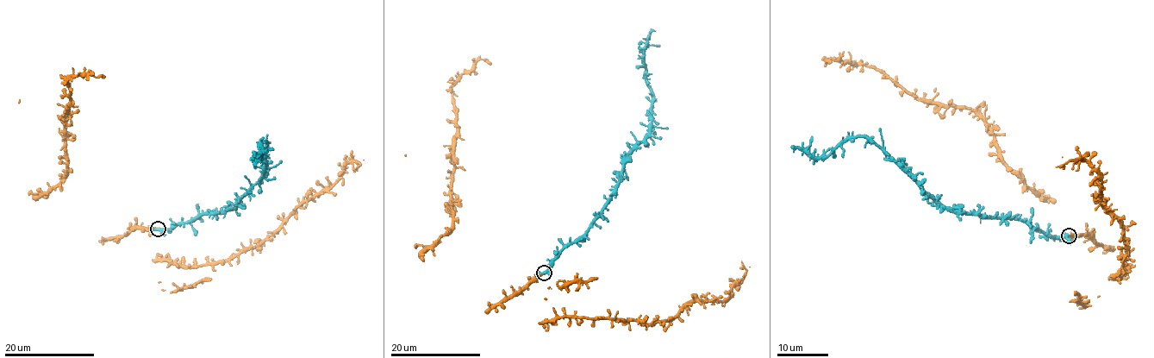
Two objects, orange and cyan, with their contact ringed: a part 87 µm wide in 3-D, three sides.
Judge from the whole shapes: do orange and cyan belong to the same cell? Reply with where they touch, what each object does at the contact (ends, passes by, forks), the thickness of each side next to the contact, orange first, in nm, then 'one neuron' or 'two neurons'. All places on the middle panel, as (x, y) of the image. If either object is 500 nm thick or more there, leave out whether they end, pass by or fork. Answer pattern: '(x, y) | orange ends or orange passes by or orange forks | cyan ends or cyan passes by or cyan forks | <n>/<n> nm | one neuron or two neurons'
(544, 273) | orange ends | cyan passes by | 300/380 nm | one neuron

